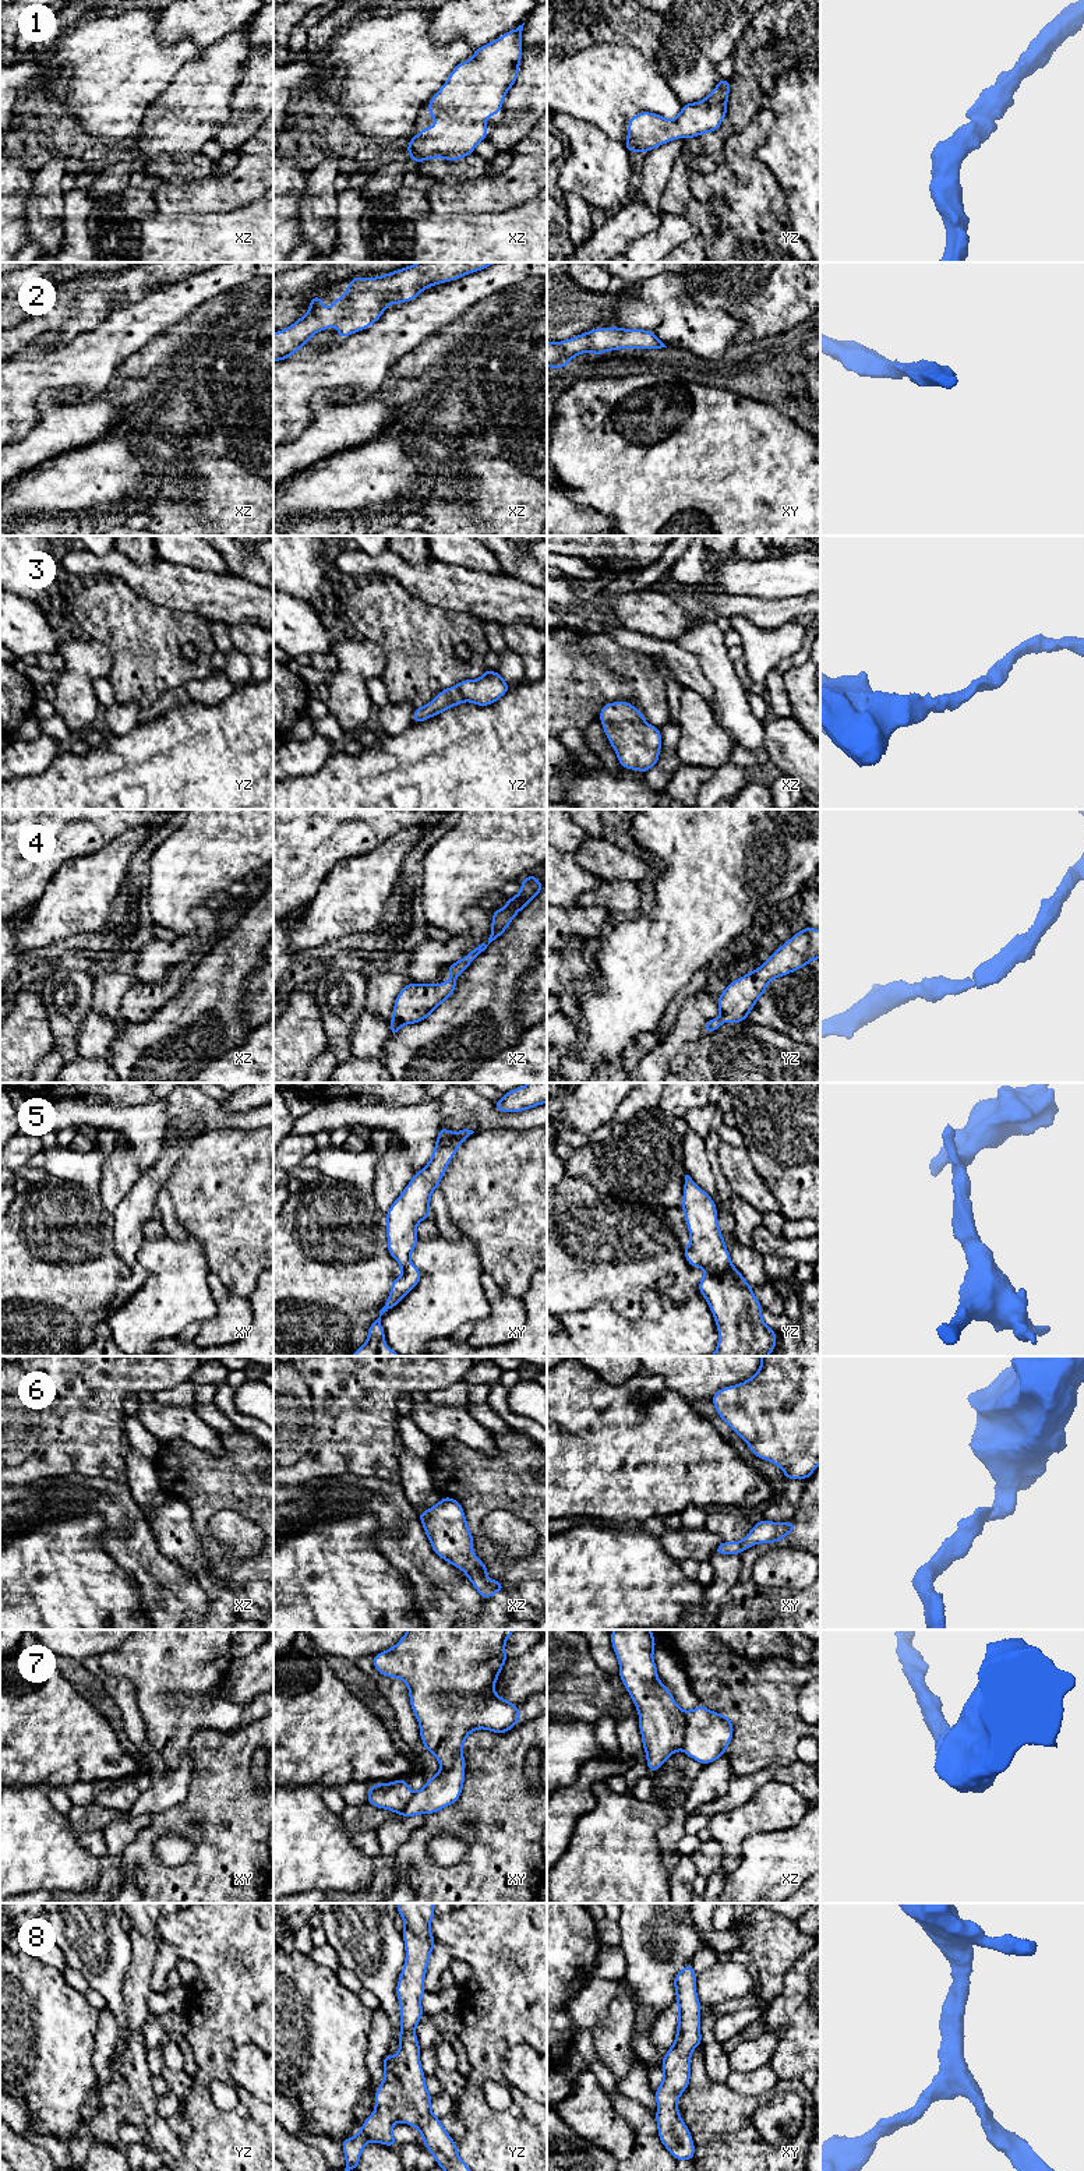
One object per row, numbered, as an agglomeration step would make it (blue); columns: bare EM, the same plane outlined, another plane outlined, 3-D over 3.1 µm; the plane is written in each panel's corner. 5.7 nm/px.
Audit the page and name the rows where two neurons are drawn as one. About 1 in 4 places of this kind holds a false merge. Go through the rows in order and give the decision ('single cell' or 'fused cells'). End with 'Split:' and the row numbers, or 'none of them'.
1: single cell
2: single cell
3: single cell
4: single cell
5: single cell
6: single cell
7: fused cells
8: single cell
Split: 7

